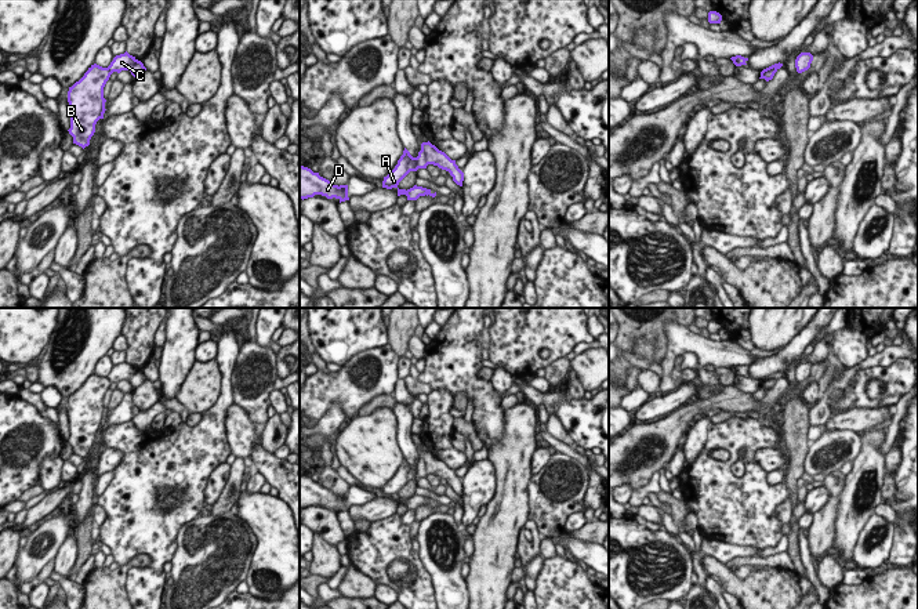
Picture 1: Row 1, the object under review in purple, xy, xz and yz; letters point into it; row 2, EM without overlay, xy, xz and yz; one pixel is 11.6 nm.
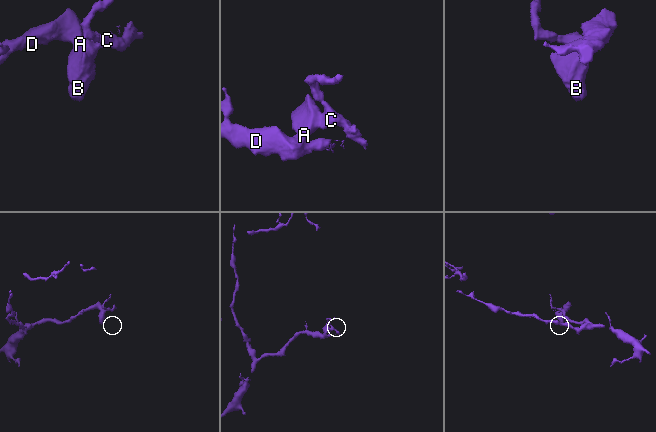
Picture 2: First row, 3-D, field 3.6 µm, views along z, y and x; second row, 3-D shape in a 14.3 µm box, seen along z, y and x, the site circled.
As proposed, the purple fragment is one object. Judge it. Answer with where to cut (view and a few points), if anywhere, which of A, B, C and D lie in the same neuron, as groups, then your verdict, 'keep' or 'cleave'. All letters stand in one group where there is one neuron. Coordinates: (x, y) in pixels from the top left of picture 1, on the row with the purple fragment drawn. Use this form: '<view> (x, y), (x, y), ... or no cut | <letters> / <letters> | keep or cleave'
xz (418, 156), (418, 165), (414, 170) | A B D / C | cleave

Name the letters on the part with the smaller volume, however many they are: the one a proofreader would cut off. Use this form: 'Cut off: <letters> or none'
Cut off: C

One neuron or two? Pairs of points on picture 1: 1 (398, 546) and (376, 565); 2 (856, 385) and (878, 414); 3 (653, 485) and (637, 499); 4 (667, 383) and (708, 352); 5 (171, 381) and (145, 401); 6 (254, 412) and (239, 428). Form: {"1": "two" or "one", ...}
{"1": "one", "2": "two", "3": "one", "4": "one", "5": "two", "6": "two"}

